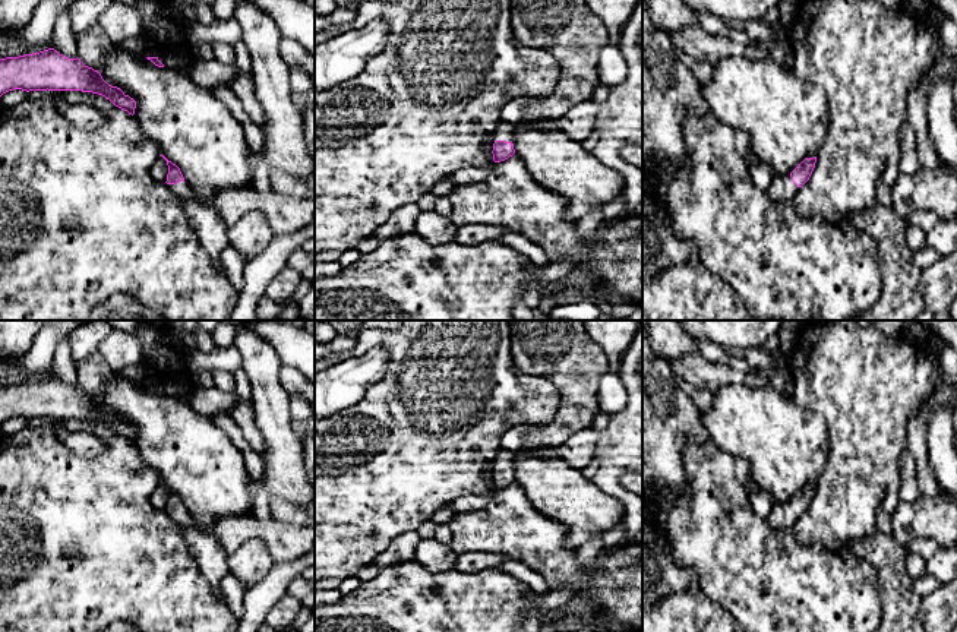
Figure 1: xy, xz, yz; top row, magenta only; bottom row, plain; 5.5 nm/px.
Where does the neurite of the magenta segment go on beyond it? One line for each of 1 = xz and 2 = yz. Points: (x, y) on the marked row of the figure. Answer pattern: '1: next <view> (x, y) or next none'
1: next xz (505, 130)
2: next yz (782, 189)

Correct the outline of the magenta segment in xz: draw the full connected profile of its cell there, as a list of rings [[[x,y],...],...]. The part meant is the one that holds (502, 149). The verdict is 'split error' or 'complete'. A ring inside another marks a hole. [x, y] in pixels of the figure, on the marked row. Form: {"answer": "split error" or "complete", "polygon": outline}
{"answer": "split error", "polygon": [[[500,121],[495,130],[493,161],[500,162],[515,154],[514,135],[521,124]]]}

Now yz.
{"answer": "split error", "polygon": [[[817,157],[805,158],[789,176],[774,176],[768,195],[777,202],[793,200],[798,189],[811,177],[815,168]]]}

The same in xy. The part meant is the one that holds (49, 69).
{"answer": "complete", "polygon": [[[54,48],[0,59],[0,97],[13,89],[92,92],[132,116],[136,108],[135,99],[108,85],[98,70],[85,66],[78,57],[64,57]]]}

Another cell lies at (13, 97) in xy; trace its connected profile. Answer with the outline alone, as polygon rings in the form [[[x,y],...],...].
[[[13,89],[0,97],[1,107],[10,107],[19,104],[28,98],[28,92],[22,89]]]

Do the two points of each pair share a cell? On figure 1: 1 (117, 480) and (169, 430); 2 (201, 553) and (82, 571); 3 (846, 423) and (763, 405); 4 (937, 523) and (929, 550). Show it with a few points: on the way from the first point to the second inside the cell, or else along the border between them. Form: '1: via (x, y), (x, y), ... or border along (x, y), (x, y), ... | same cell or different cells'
1: border along (132, 444), (139, 458), (161, 482) | different cells
2: border along (180, 528), (192, 558), (211, 584) | different cells
3: border along (793, 400), (823, 419), (828, 452) | different cells
4: border along (940, 546), (929, 539), (916, 539), (906, 547) | different cells

